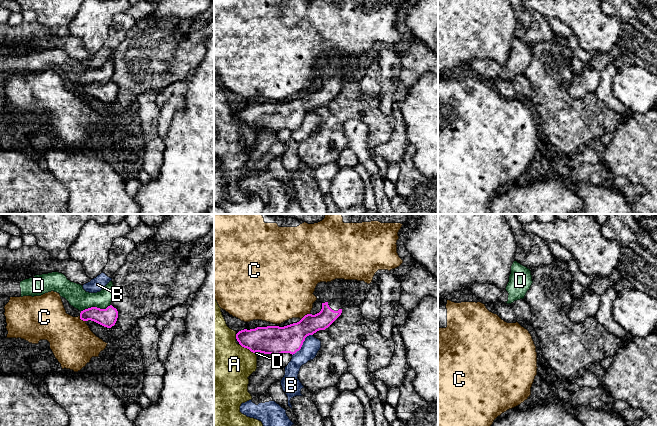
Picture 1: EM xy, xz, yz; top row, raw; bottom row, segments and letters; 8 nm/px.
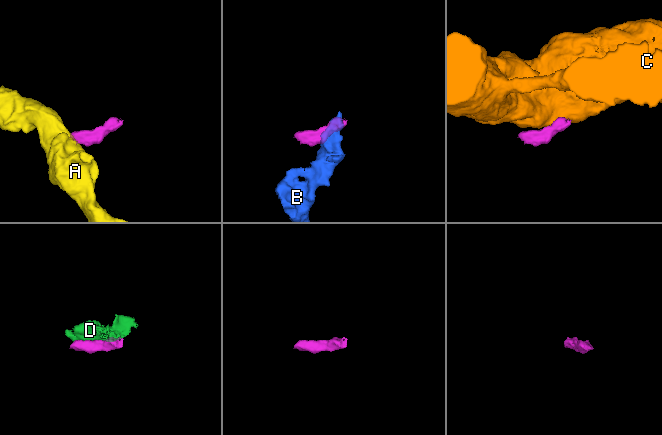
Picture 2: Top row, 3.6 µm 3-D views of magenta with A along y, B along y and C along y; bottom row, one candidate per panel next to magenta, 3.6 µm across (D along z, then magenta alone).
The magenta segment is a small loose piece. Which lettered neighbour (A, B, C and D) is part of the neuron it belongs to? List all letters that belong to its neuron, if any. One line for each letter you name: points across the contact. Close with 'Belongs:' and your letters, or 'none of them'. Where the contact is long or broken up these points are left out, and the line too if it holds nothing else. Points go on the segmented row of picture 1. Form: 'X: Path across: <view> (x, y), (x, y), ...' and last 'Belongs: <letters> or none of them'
Belongs: none of them

